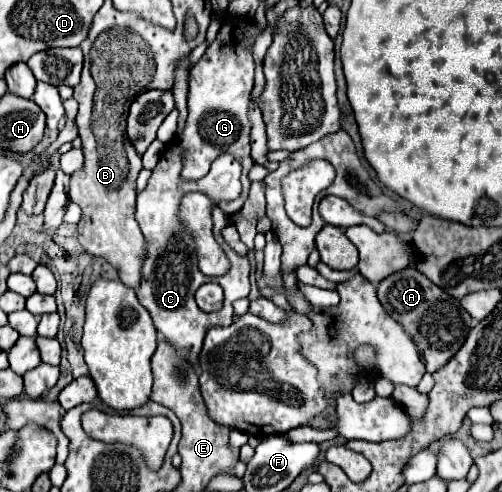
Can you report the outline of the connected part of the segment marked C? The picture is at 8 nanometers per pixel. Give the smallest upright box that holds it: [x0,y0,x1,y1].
[136,142,250,364]

